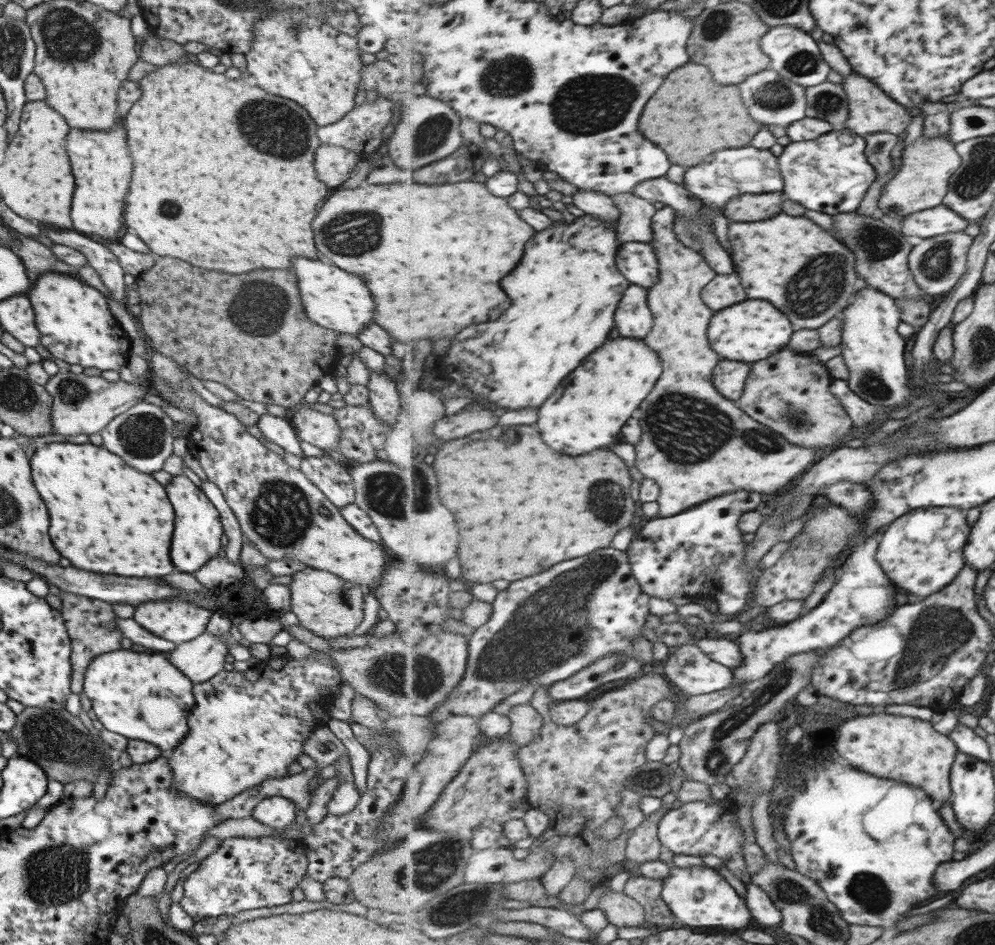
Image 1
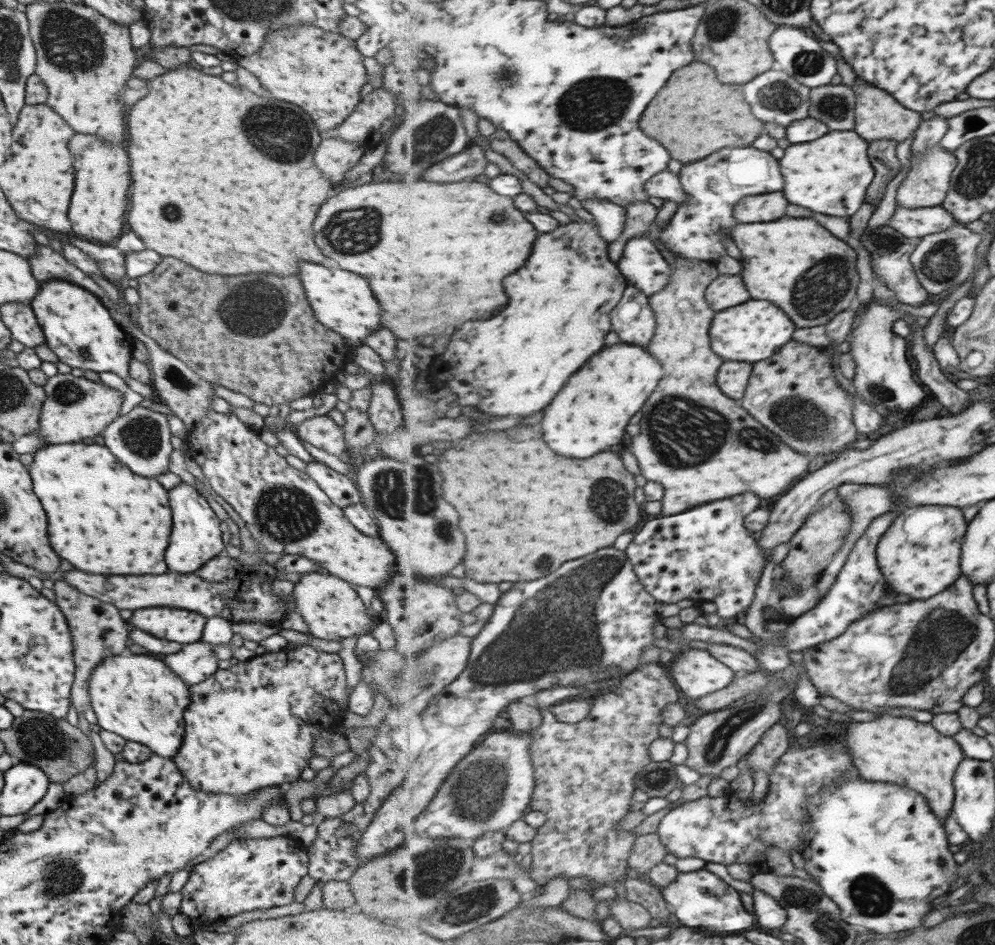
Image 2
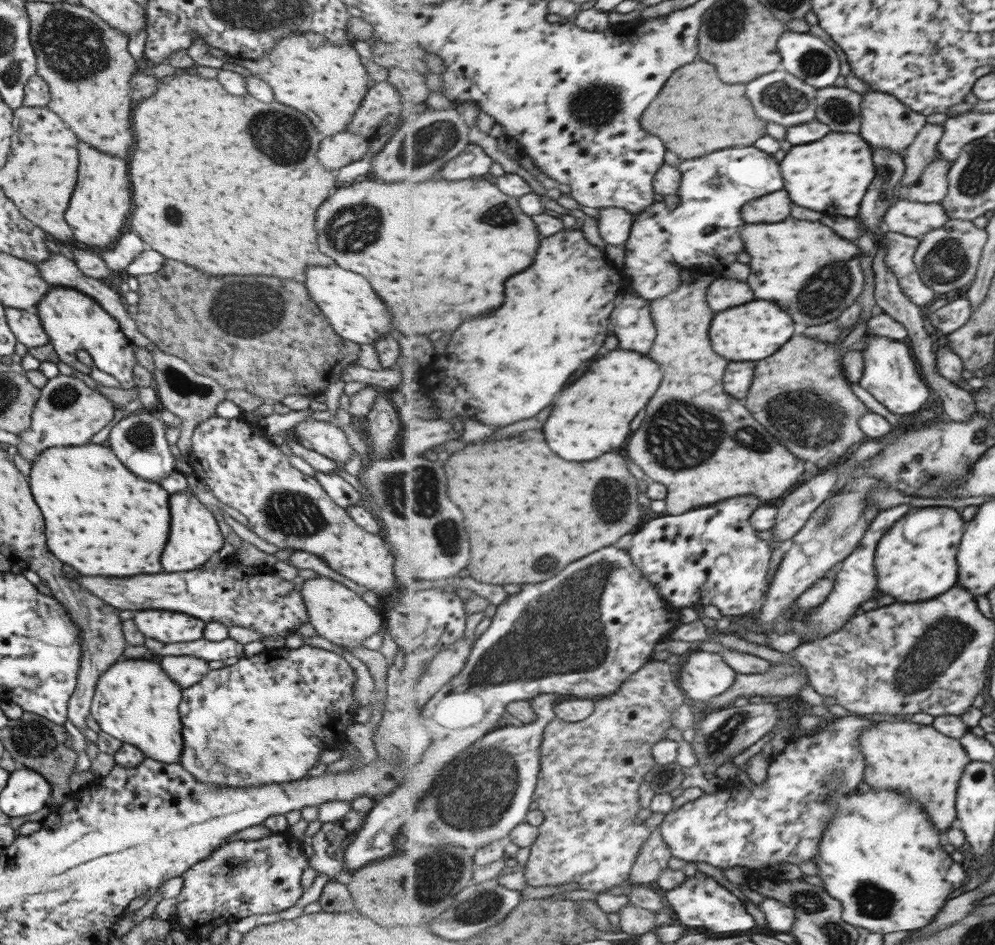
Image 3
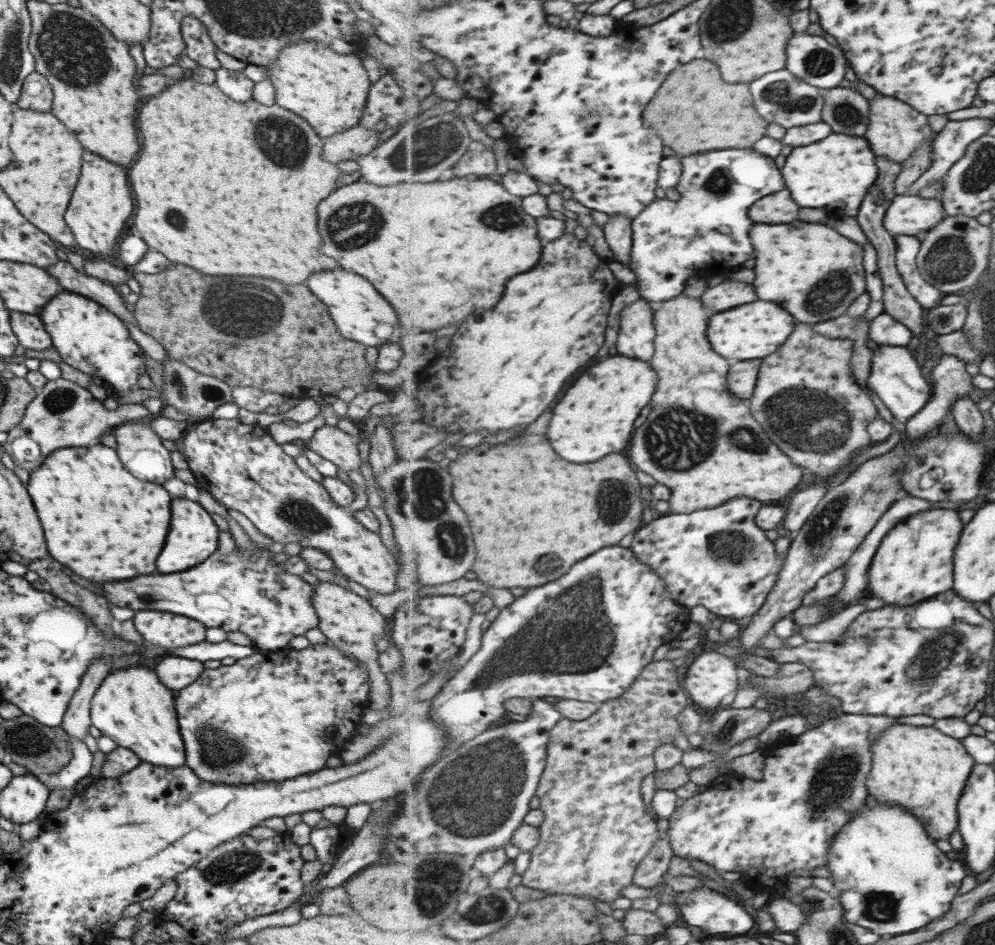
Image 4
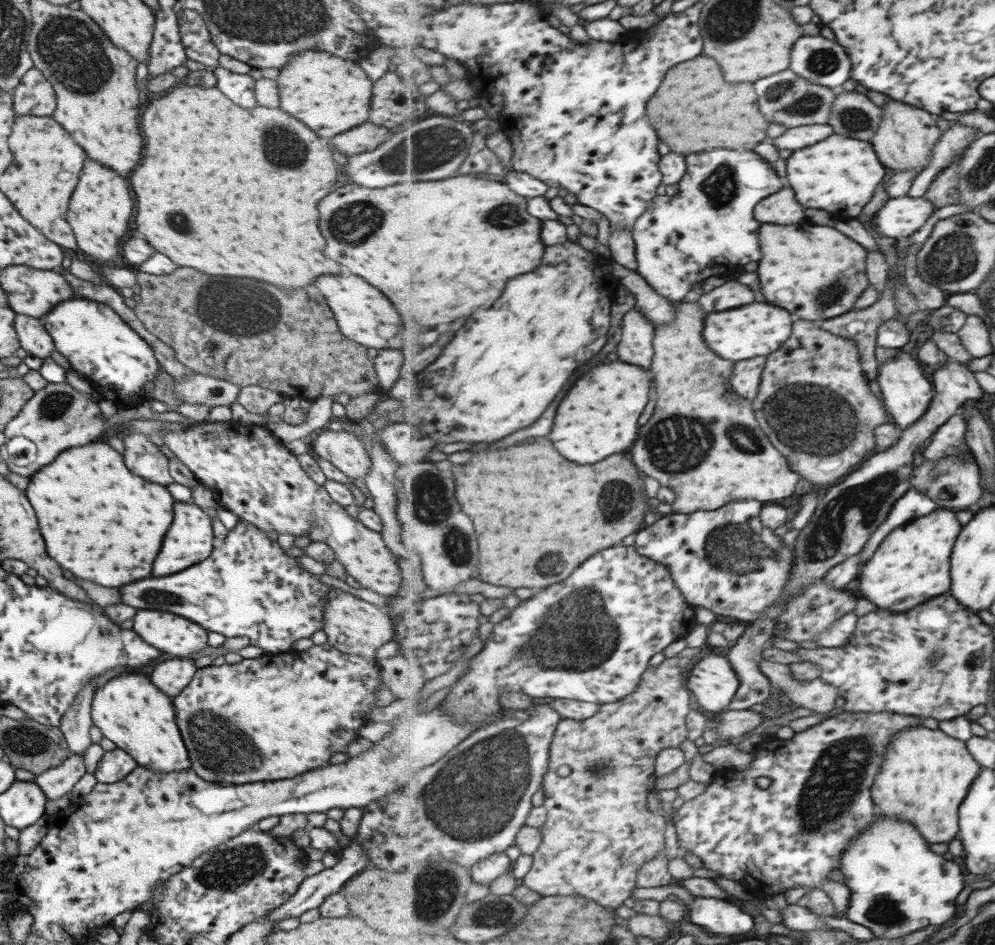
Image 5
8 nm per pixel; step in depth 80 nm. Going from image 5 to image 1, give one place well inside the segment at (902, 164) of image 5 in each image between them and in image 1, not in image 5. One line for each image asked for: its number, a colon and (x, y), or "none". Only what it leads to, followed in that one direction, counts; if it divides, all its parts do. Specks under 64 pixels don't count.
1: (872, 110)
2: (879, 115)
3: (888, 123)
4: (897, 130)

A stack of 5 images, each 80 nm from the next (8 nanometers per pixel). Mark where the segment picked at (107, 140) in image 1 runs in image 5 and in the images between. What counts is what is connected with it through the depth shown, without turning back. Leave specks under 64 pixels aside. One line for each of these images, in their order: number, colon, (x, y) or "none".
2: (99, 197)
3: (97, 208)
4: (99, 206)
5: (100, 207)

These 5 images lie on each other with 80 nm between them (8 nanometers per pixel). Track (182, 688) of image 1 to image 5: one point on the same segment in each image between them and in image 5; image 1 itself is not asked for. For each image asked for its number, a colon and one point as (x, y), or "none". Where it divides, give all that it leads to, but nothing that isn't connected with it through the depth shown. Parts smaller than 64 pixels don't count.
2: (138, 698)
3: (133, 701)
4: (130, 707)
5: (136, 716)

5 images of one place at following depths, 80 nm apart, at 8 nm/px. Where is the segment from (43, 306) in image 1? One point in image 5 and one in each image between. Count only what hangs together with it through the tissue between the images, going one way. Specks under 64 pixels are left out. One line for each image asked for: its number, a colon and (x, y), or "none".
2: (72, 319)
3: (72, 321)
4: (87, 337)
5: (98, 345)

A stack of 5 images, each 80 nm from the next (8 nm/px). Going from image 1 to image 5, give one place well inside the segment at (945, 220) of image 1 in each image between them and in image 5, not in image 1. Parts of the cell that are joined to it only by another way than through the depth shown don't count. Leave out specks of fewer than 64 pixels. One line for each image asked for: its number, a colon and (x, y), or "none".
2: (921, 222)
3: (907, 217)
4: (908, 214)
5: (904, 216)

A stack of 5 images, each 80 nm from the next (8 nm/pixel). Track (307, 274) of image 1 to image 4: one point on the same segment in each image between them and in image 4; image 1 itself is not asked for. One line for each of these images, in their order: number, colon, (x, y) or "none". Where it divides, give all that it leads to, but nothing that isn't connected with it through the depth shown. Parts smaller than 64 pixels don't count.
2: (341, 301)
3: (345, 300)
4: (359, 313)

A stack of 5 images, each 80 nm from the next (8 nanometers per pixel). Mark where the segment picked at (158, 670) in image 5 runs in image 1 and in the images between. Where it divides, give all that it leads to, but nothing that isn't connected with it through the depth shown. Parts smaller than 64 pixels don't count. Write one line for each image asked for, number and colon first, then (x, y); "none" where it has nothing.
1: (199, 659)
2: (193, 663)
3: (185, 670)
4: (175, 672)

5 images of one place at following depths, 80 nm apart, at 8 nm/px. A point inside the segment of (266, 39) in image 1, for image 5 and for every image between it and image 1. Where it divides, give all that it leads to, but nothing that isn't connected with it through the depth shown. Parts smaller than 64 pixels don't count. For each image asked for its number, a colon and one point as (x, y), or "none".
2: (321, 72)
3: (326, 82)
4: (328, 90)
5: (328, 94)

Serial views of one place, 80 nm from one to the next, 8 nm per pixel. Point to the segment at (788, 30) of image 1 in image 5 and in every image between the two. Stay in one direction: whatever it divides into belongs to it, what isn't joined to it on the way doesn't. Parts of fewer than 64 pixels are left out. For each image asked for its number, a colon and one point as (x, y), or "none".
2: (800, 54)
3: (807, 56)
4: (810, 57)
5: (822, 61)

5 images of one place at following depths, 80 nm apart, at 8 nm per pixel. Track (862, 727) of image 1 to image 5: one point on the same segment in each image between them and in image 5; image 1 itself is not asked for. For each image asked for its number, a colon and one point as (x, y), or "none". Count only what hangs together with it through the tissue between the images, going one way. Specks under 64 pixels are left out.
2: (900, 750)
3: (919, 760)
4: (919, 767)
5: (926, 775)

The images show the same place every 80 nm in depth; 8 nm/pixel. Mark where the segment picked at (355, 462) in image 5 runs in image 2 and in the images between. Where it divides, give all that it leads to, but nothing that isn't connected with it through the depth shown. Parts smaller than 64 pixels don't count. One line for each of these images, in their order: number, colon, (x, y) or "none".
2: (320, 431)
3: (326, 438)
4: (329, 442)

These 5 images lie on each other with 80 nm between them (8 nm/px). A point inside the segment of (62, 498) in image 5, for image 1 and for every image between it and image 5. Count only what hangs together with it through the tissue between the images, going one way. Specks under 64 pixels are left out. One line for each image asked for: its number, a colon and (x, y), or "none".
1: (104, 516)
2: (103, 519)
3: (99, 519)
4: (98, 520)

